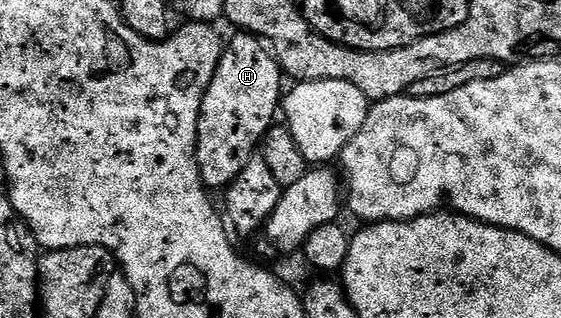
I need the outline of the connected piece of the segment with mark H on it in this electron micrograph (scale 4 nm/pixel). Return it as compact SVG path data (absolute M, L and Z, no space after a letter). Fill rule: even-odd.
M236 33L232 40L230 38L227 40L224 55L214 73L212 83L204 94L198 117L196 160L205 187L227 189L236 180L238 173L242 173L242 169L246 169L246 165L250 165L250 161L257 158L258 148L264 142L264 134L274 126L275 119L272 118L275 117L276 111L278 115L281 110L284 83L286 84L286 79L280 70L280 62L266 46L264 40L247 33Z

